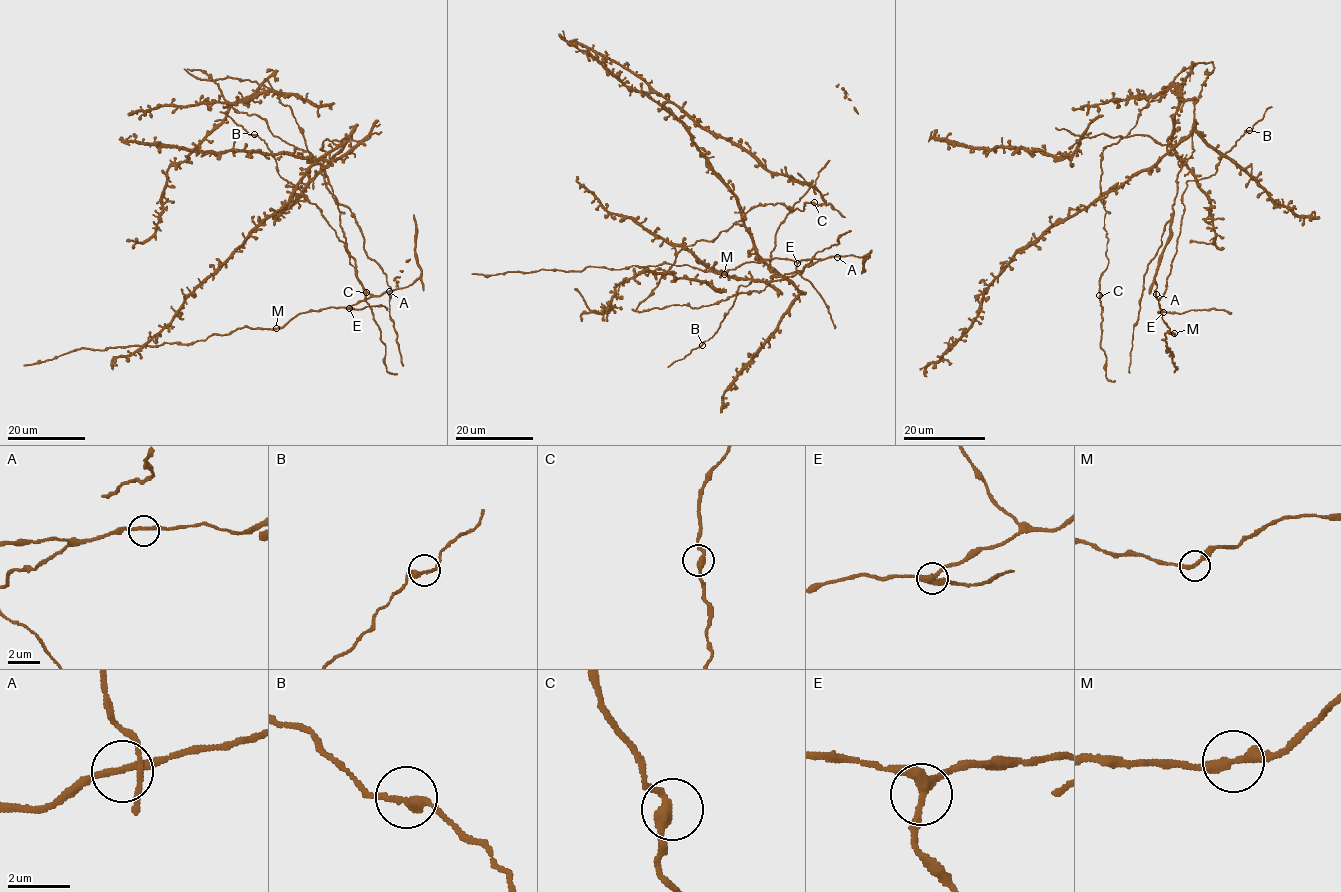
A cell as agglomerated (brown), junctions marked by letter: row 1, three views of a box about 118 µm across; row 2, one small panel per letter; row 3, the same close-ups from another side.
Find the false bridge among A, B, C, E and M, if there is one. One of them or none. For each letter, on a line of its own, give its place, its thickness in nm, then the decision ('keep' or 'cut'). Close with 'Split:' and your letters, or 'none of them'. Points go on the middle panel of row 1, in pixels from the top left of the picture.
A: place (837, 257); calibre 200 nm; keep
B: place (702, 345); calibre 260 nm; keep
C: place (814, 202); calibre 300 nm; keep
E: place (797, 263); calibre 280 nm; keep
M: place (724, 274); calibre 300 nm; keep
Split: none of them

